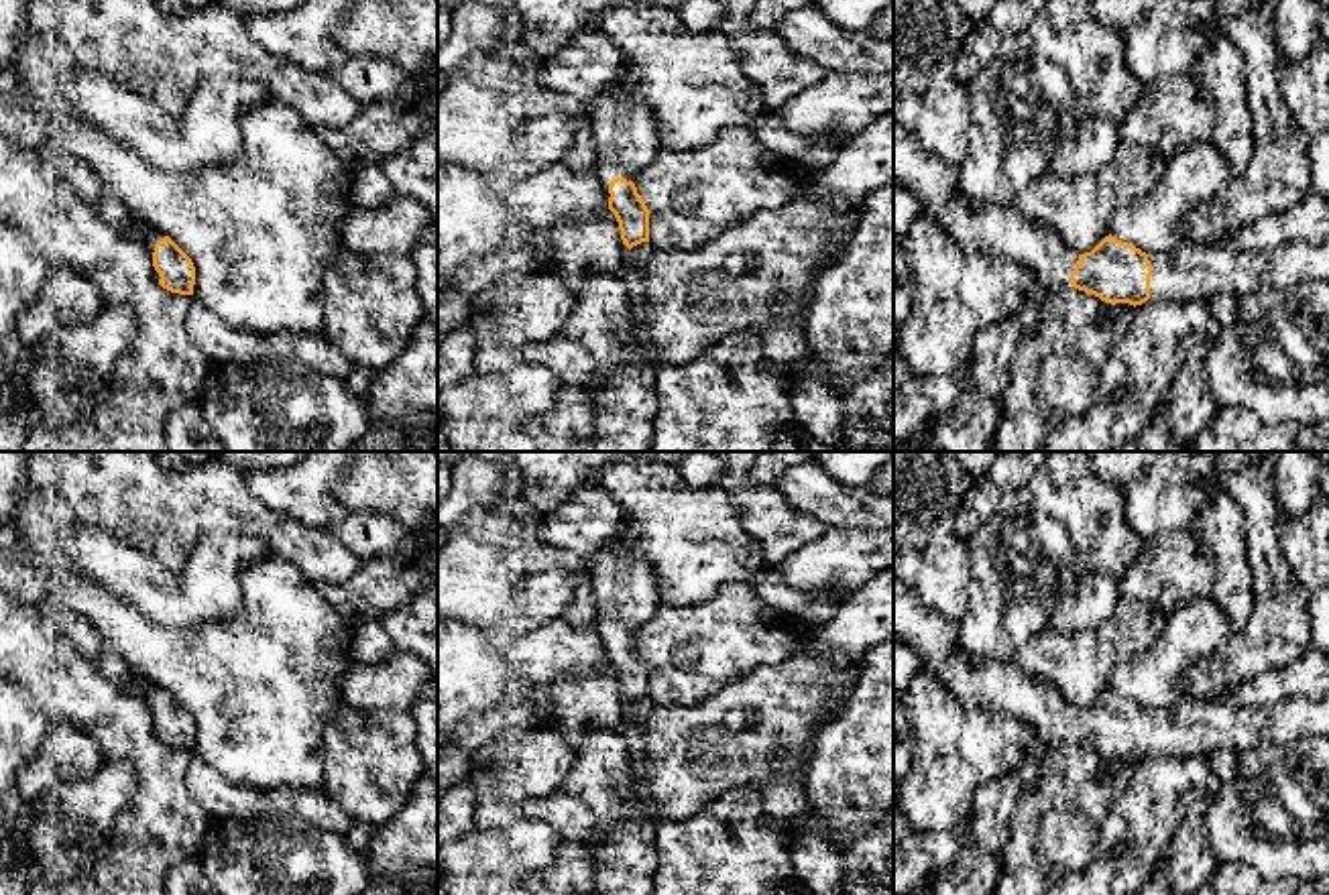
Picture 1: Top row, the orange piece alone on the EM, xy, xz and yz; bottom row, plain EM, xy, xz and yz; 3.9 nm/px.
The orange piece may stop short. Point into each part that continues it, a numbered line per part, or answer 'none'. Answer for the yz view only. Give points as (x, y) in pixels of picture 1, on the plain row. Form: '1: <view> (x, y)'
1: yz (1004, 686)
2: yz (1185, 727)

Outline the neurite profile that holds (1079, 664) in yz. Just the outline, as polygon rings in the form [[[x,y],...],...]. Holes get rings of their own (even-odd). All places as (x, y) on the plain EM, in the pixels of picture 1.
[[[1119,596],[1103,624],[1075,633],[1046,626],[1020,647],[1014,661],[1028,677],[1052,685],[1068,706],[1085,710],[1109,692],[1117,657],[1156,645],[1164,624],[1158,606]]]

